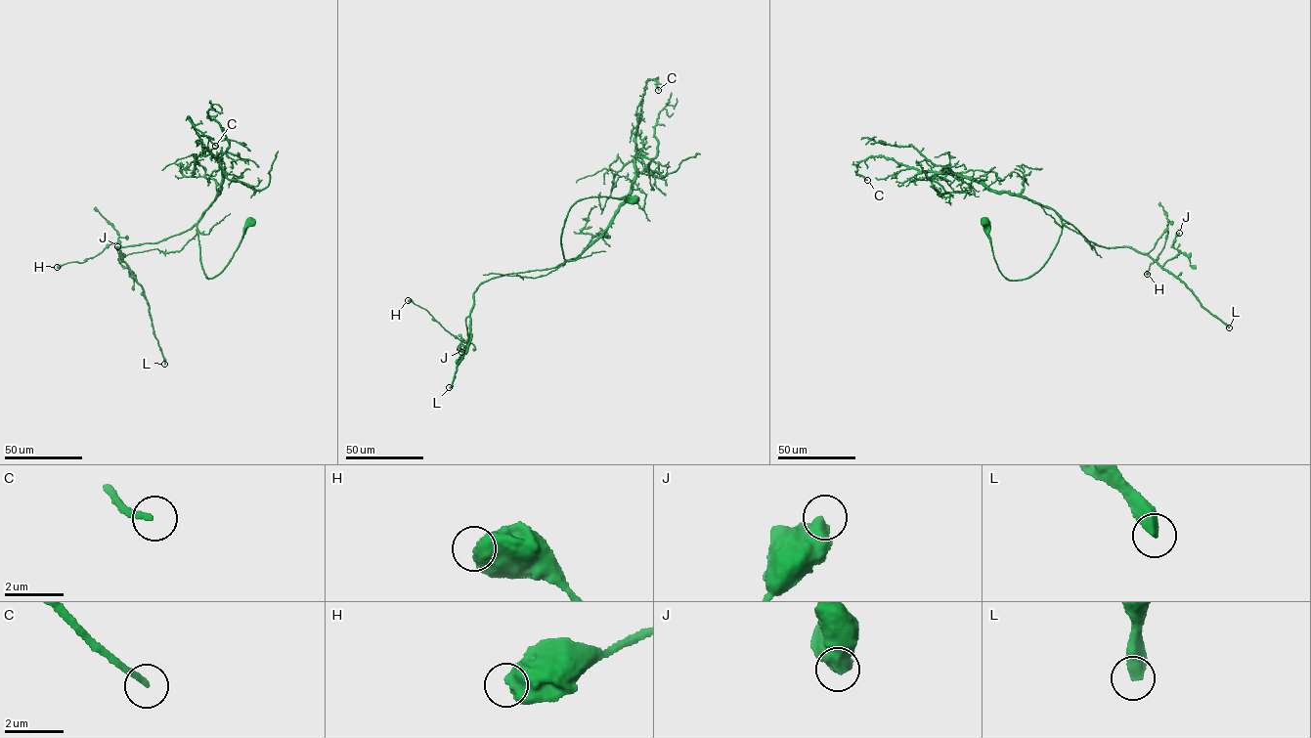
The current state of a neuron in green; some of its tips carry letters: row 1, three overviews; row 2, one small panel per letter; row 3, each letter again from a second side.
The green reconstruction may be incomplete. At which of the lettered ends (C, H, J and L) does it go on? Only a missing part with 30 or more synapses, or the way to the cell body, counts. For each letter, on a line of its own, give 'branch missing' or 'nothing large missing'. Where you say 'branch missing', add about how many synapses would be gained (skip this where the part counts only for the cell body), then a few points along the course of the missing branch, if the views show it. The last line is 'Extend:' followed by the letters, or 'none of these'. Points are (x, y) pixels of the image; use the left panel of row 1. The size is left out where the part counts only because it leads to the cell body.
C: nothing large missing
H: nothing large missing
J: nothing large missing
L: branch missing; 120 synapses
Extend: L

